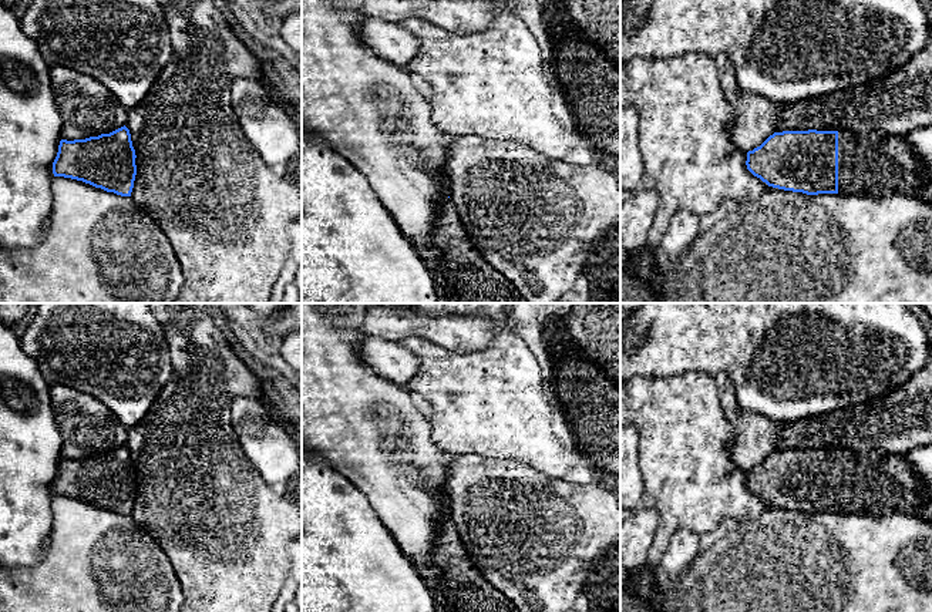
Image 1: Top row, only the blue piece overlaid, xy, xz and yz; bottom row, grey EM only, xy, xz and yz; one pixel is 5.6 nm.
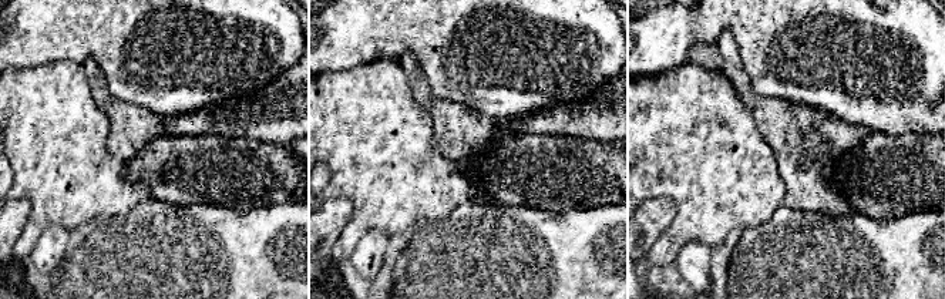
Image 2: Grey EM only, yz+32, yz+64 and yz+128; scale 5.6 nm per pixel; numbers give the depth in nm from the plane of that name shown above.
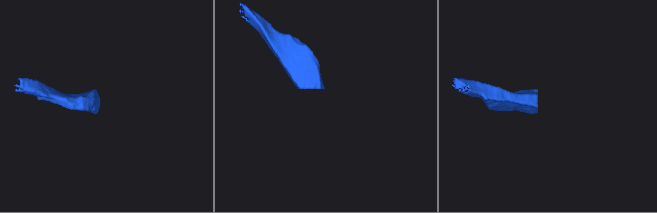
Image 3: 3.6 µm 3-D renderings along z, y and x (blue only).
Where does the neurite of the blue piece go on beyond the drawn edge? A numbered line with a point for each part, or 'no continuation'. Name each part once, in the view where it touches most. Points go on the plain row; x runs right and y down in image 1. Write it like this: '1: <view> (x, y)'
1: yz (875, 483)

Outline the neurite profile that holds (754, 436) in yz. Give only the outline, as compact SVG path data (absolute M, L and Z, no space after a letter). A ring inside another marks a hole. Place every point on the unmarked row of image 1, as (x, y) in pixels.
M726 373L714 377L721 410L734 427L733 461L744 471L753 470L774 453L781 433L780 421L743 410L737 403L730 377Z

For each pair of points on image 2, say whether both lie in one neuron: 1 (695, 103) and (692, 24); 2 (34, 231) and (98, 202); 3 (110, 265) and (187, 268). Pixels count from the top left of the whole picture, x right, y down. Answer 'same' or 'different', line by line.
1: different
2: same
3: same

